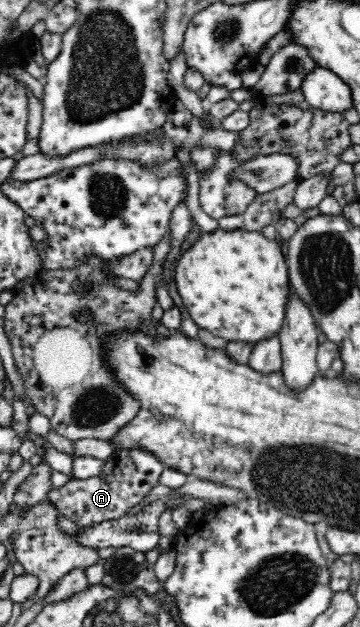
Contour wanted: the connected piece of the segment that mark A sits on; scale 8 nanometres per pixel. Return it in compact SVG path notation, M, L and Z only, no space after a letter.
M115 449L104 460L102 473L90 479L69 479L60 489L46 493L46 499L52 501L61 515L66 516L85 528L95 523L120 519L126 515L130 507L138 505L150 489L159 483L163 469L166 466L149 451L141 449Z

